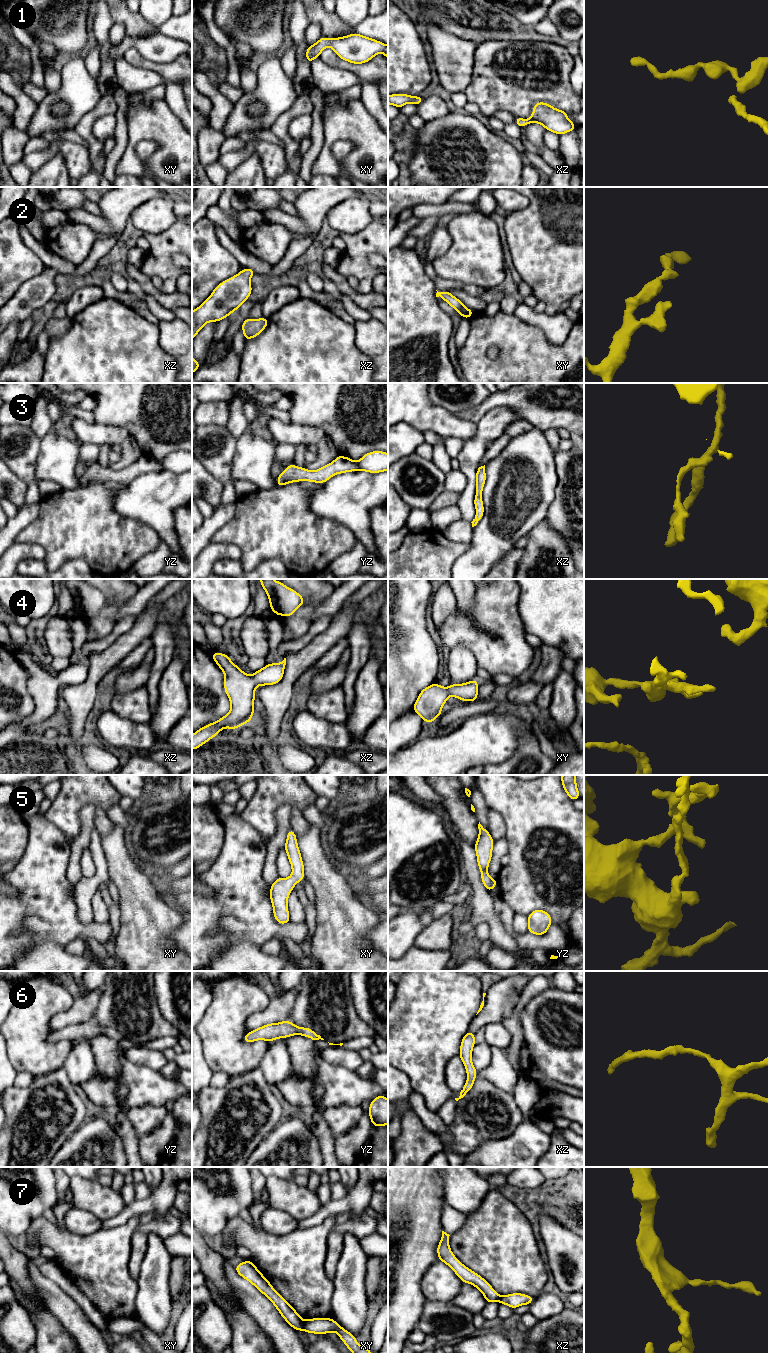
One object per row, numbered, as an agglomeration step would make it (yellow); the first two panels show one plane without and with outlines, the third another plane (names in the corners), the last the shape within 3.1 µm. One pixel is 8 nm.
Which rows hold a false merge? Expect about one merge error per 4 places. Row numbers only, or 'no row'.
7

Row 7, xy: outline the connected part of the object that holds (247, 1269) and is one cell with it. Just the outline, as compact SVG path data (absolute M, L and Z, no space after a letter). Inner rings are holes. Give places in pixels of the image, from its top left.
M246 1260L235 1267L236 1272L255 1286L276 1307L285 1321L296 1331L303 1330L304 1320L296 1310L273 1288L254 1263Z

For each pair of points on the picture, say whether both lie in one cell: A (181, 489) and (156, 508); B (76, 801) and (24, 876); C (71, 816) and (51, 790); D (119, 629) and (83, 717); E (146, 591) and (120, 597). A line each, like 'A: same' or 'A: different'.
A: same
B: different
C: different
D: different
E: different

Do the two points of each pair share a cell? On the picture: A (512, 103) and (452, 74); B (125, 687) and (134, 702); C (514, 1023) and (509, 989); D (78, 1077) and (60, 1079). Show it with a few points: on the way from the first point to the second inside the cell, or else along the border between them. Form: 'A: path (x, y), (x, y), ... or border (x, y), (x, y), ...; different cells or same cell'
A: border (475, 59), (472, 79), (463, 91); different cells
B: border (144, 684), (127, 692), (116, 694); different cells
C: border (522, 992), (514, 1012), (501, 1022); different cells
D: border (63, 1066), (73, 1085); different cells

